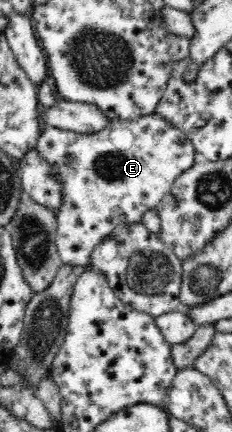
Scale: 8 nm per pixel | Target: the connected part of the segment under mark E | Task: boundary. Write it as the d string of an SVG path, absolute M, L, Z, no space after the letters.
M154 113L144 118L130 120L130 122L109 122L102 130L94 134L82 134L60 129L43 129L38 140L36 140L34 149L36 149L38 155L44 159L44 163L52 167L54 177L58 179L58 183L60 183L60 187L62 187L62 190L60 190L60 193L62 193L62 204L58 206L58 210L56 211L58 220L56 237L57 250L60 254L60 259L62 259L64 263L74 266L76 269L89 264L96 245L100 244L105 238L108 238L114 229L122 225L140 223L145 212L156 209L162 198L170 192L178 174L186 172L186 170L192 166L195 153L194 148L192 148L192 143L190 143L190 139L186 137L186 134L178 129L174 129L172 123L168 123L166 120L159 118L159 116L155 116Z

